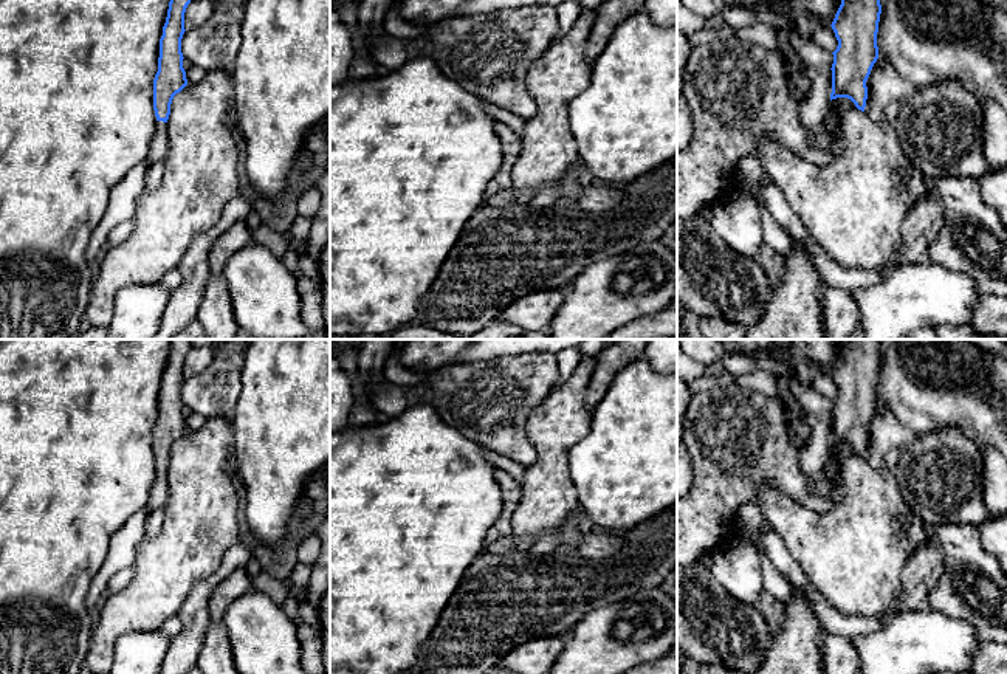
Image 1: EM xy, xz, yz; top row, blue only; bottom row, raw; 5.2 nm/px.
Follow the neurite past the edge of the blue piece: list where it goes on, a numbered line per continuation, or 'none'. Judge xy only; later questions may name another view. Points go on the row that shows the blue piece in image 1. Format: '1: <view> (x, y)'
1: xy (160, 141)

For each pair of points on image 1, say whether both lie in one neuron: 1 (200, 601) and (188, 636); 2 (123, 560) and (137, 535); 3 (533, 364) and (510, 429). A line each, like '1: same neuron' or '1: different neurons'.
1: same neuron
2: same neuron
3: same neuron

